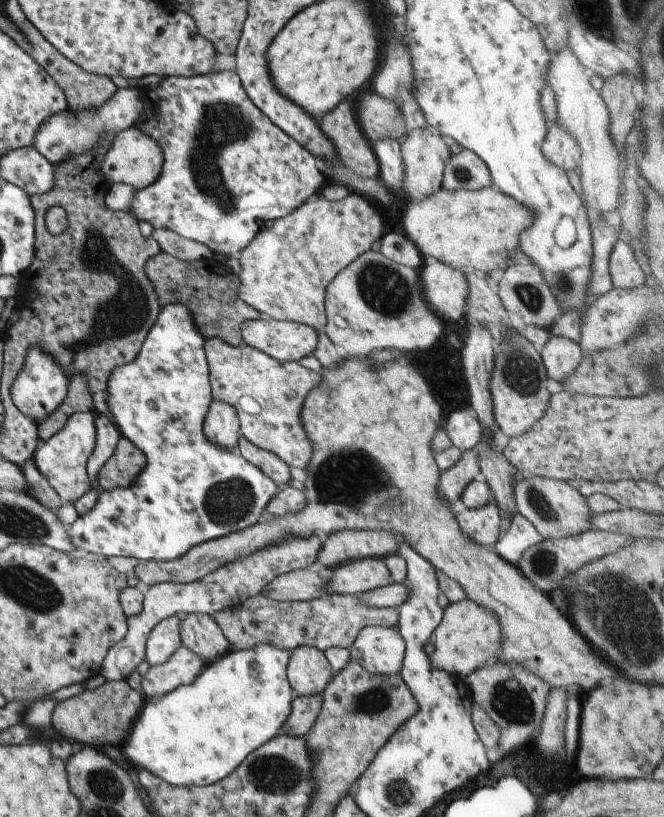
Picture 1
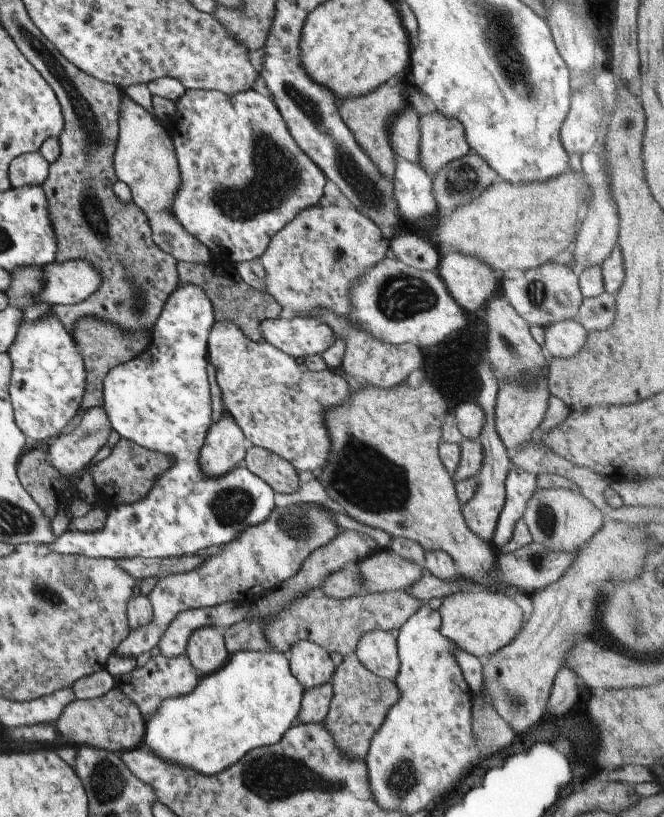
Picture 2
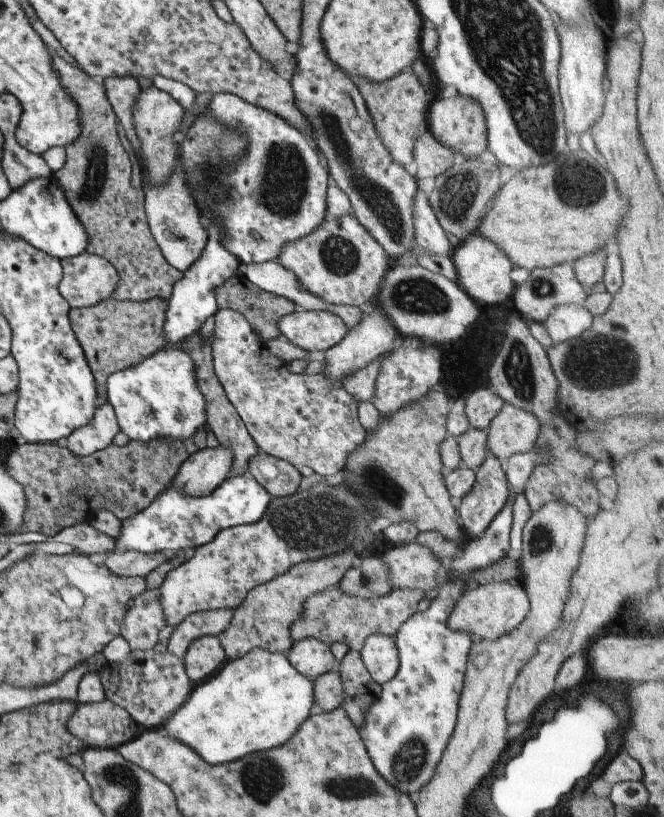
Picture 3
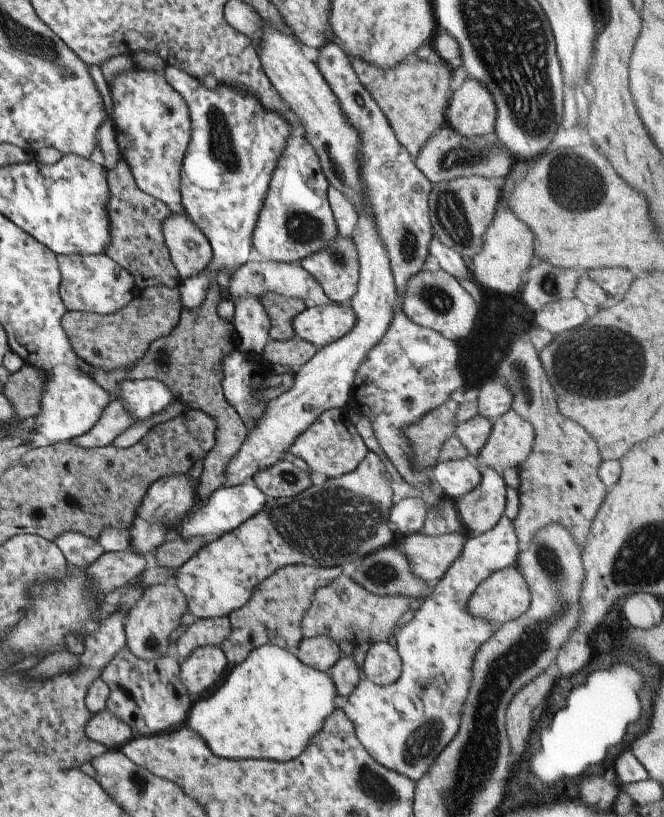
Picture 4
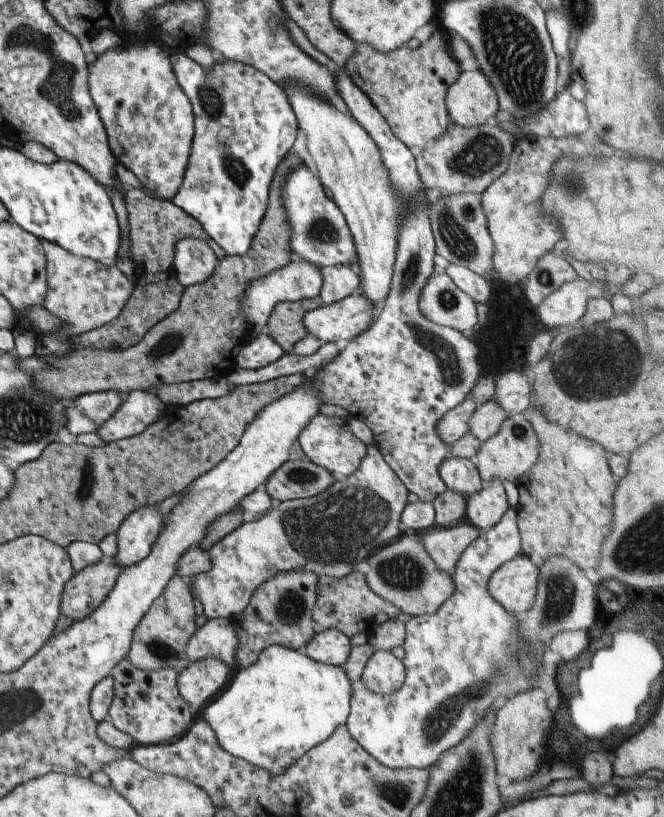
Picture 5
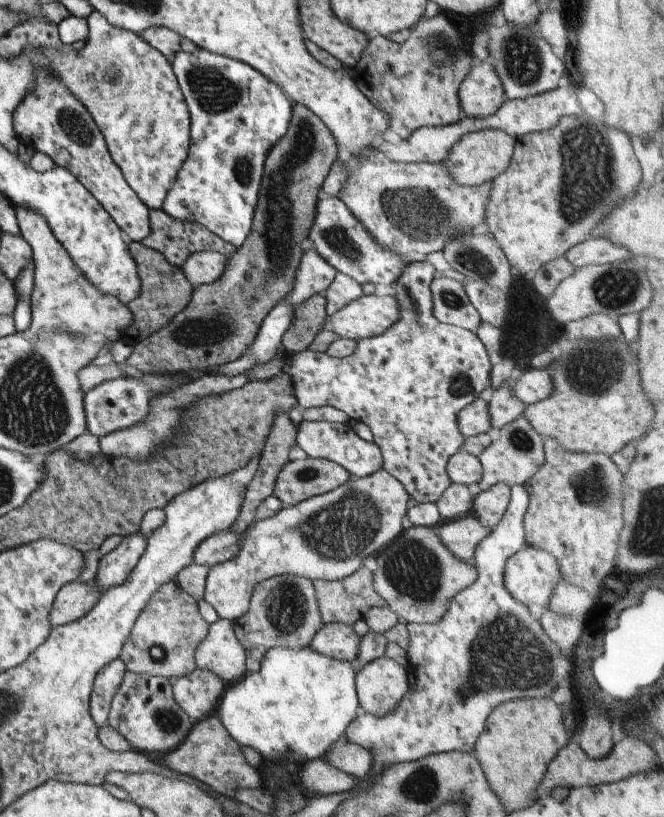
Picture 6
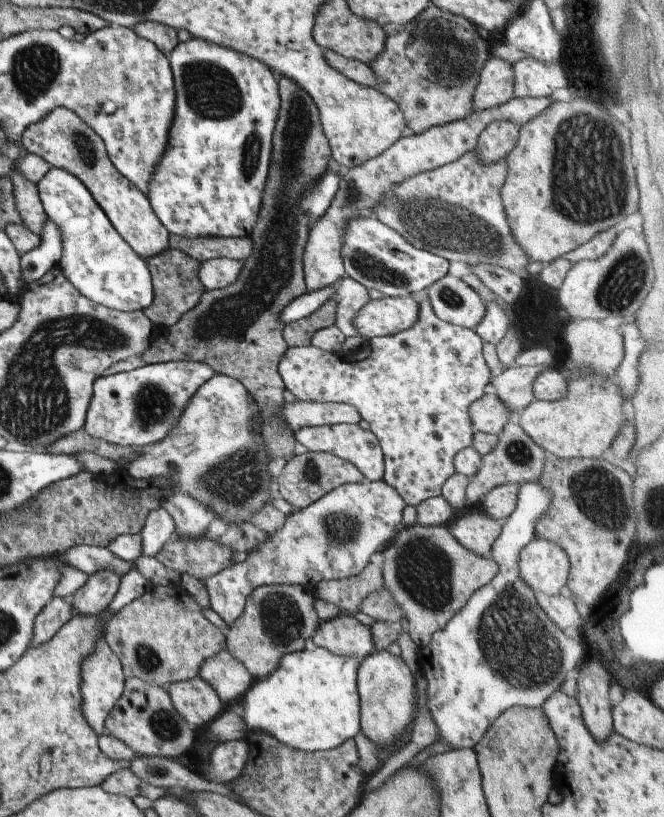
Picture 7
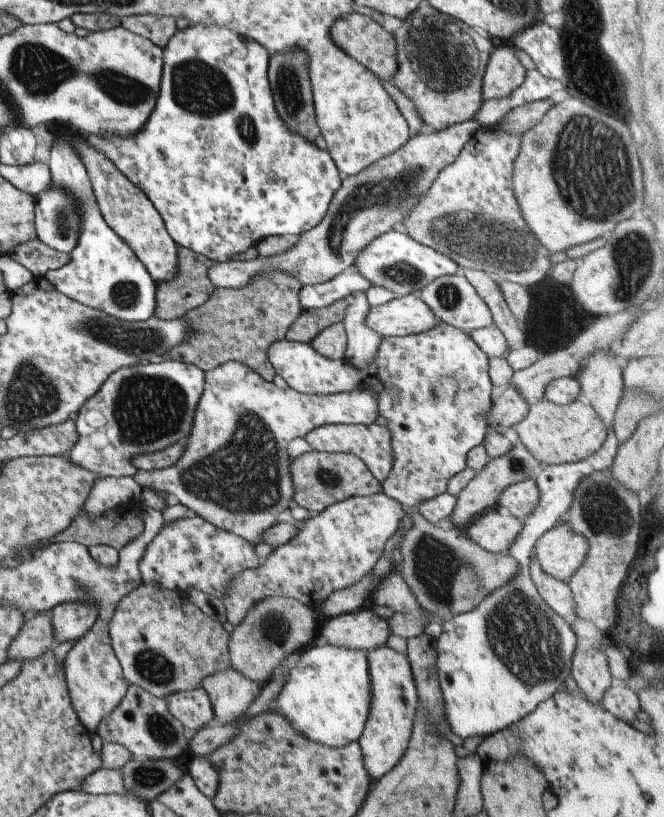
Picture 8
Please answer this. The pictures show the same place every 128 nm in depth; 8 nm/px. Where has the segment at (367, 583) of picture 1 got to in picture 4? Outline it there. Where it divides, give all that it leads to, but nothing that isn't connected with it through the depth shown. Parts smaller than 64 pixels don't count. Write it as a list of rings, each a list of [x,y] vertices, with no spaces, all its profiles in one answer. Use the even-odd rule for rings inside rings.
[[[419,531],[402,538],[397,548],[408,558],[412,573],[431,588],[458,557],[466,538],[460,532],[426,535]]]

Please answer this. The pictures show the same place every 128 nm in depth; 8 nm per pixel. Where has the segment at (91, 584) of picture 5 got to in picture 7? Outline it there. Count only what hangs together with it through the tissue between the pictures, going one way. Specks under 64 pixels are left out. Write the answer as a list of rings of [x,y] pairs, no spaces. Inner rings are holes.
[[[53,597],[35,616],[29,647],[36,647],[47,642],[71,616],[69,597]]]

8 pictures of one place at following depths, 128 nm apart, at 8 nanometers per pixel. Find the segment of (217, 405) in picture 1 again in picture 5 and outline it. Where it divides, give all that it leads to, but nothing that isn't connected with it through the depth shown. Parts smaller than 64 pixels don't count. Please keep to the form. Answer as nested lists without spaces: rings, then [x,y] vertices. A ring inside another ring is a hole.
[[[159,503],[141,506],[121,522],[115,534],[117,552],[112,560],[122,570],[149,555],[164,523],[165,515],[159,512],[157,506]]]

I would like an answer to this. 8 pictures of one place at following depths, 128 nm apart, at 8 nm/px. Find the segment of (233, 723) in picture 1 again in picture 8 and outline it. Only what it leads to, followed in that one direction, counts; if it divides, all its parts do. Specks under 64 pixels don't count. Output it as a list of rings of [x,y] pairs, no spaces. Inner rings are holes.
[[[315,642],[291,661],[288,678],[270,709],[286,716],[304,737],[328,747],[355,742],[368,719],[372,688],[365,651]]]

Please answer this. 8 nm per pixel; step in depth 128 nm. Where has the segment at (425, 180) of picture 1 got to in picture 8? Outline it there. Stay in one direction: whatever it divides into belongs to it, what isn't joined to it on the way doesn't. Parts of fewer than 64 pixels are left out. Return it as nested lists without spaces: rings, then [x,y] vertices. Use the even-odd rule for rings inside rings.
[[[494,45],[482,76],[482,102],[504,99],[523,82],[526,70],[513,51],[507,46]]]

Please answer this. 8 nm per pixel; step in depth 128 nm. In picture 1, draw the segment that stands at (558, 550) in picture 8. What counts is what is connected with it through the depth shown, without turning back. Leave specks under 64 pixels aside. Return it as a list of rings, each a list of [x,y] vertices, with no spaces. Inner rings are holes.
[[[459,600],[448,604],[442,612],[442,618],[437,628],[433,630],[430,644],[434,650],[429,658],[431,666],[437,670],[445,670],[447,674],[463,680],[476,669],[492,661],[501,648],[501,628],[495,620],[493,612],[481,608],[471,600]]]

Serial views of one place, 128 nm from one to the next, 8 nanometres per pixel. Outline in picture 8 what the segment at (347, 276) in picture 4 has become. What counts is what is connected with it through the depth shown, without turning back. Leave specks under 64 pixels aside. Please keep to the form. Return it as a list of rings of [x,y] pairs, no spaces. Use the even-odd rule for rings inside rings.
[[[356,293],[350,296],[350,300],[341,321],[346,334],[343,360],[349,363],[350,368],[361,369],[363,372],[373,362],[382,337],[365,324],[369,309],[365,295]]]

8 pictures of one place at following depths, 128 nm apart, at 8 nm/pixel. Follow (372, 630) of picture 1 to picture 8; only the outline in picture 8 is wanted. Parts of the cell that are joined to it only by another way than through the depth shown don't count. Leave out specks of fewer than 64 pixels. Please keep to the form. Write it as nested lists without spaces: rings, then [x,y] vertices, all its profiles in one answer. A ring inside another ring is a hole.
[[[387,645],[371,649],[366,656],[372,696],[368,719],[357,742],[361,747],[365,772],[374,782],[399,762],[409,742],[417,698],[414,677],[406,656],[393,651]]]

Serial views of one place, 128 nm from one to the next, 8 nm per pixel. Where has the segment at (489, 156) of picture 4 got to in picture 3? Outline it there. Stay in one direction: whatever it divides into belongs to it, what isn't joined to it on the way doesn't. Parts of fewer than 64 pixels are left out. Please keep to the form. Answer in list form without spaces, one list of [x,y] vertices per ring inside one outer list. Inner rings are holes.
[[[424,130],[414,144],[415,179],[435,178],[458,159],[457,154],[442,145],[429,131]]]

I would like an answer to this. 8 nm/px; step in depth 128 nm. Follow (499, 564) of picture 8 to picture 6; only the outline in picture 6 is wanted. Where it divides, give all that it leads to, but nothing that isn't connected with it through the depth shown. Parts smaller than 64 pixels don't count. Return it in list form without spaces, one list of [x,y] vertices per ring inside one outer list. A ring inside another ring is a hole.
[[[411,526],[374,556],[372,576],[377,596],[385,600],[386,607],[396,617],[403,618],[408,624],[437,622],[447,612],[451,598],[477,578],[473,563],[457,560],[441,544],[436,530],[435,527]]]

